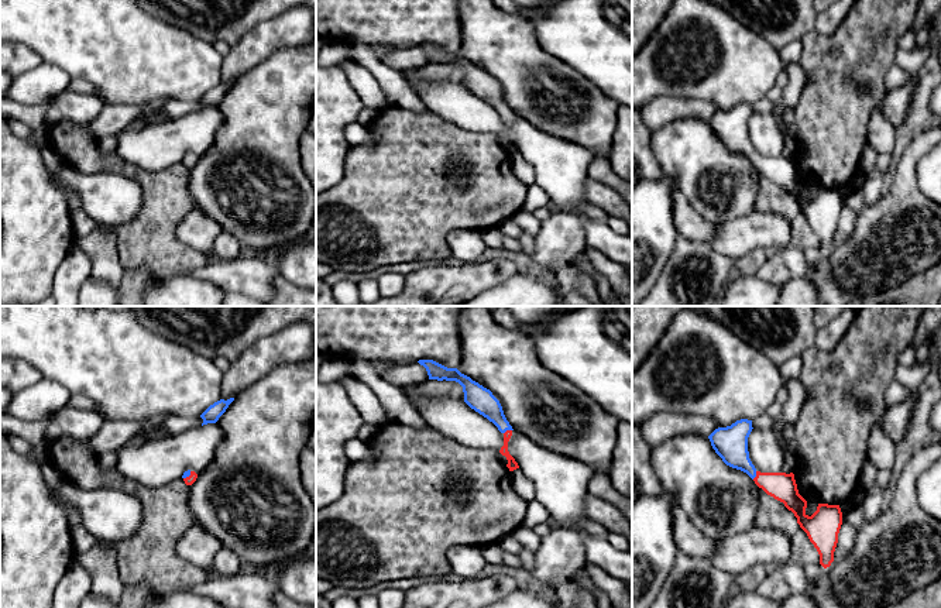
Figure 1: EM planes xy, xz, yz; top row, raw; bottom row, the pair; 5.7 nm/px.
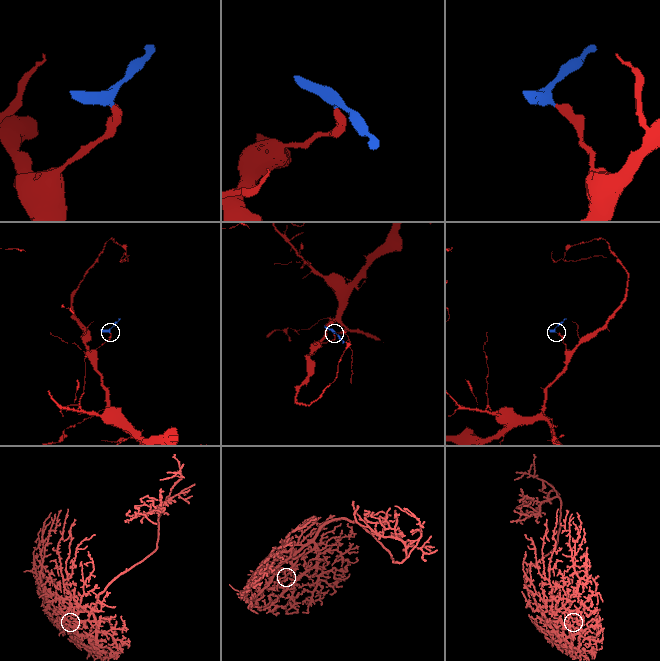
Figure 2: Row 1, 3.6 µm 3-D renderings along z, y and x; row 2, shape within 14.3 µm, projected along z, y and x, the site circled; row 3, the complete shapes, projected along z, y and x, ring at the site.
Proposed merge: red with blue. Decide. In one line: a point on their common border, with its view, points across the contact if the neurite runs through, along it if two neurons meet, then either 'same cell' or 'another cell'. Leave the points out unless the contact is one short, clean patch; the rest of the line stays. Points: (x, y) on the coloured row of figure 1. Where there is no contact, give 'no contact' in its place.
contact xz (507, 430); way xz (512, 464), (505, 453), (507, 430), (478, 398); same cell

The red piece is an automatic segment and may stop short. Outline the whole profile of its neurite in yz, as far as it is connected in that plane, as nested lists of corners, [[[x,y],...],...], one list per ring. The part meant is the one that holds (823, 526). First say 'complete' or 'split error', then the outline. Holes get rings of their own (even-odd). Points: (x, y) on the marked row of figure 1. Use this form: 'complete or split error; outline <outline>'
split error; outline [[[741,419],[731,426],[715,429],[708,439],[727,466],[746,473],[759,488],[794,513],[797,523],[817,549],[820,564],[824,569],[830,567],[842,525],[839,505],[818,504],[817,511],[808,516],[807,501],[799,494],[793,473],[760,473],[752,464],[748,451],[752,429],[752,420]]]

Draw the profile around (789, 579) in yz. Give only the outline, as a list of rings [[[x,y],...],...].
[[[793,561],[773,567],[773,570],[756,587],[756,592],[777,602],[791,595],[803,594],[808,588],[808,580],[803,566]]]

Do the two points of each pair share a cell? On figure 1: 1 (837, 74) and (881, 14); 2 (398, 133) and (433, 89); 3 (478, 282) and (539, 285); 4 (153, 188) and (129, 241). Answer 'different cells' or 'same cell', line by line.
1: same cell
2: different cells
3: different cells
4: same cell

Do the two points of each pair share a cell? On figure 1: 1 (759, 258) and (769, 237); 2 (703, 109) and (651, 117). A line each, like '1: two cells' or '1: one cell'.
1: two cells
2: one cell

